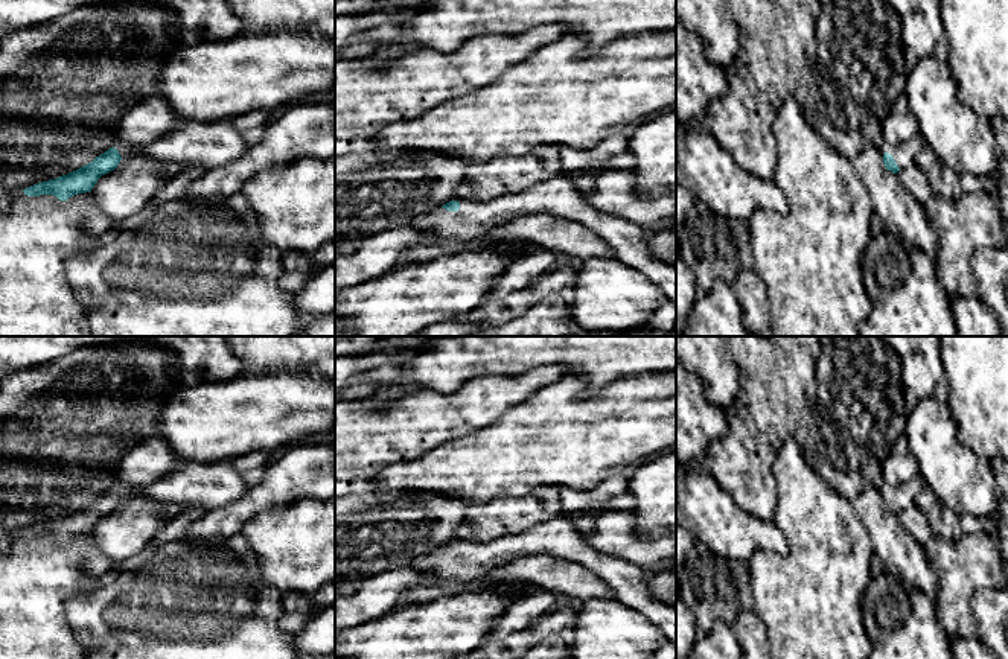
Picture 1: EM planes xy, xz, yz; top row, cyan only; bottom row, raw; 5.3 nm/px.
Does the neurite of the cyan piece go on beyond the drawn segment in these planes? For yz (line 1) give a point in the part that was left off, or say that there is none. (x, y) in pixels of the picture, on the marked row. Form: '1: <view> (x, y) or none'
1: yz (905, 154)

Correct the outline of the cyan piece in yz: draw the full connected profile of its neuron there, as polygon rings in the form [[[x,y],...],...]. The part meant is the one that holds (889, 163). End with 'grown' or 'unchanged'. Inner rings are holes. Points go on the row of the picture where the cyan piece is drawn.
[[[915,137],[903,143],[891,145],[883,143],[880,152],[883,155],[883,163],[888,170],[897,174],[900,169],[915,163],[918,152],[923,148],[923,138]]]; grown

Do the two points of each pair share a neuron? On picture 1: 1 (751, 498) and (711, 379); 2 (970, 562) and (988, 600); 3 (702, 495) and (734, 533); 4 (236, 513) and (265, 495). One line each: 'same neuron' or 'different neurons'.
1: different neurons
2: different neurons
3: same neuron
4: same neuron

